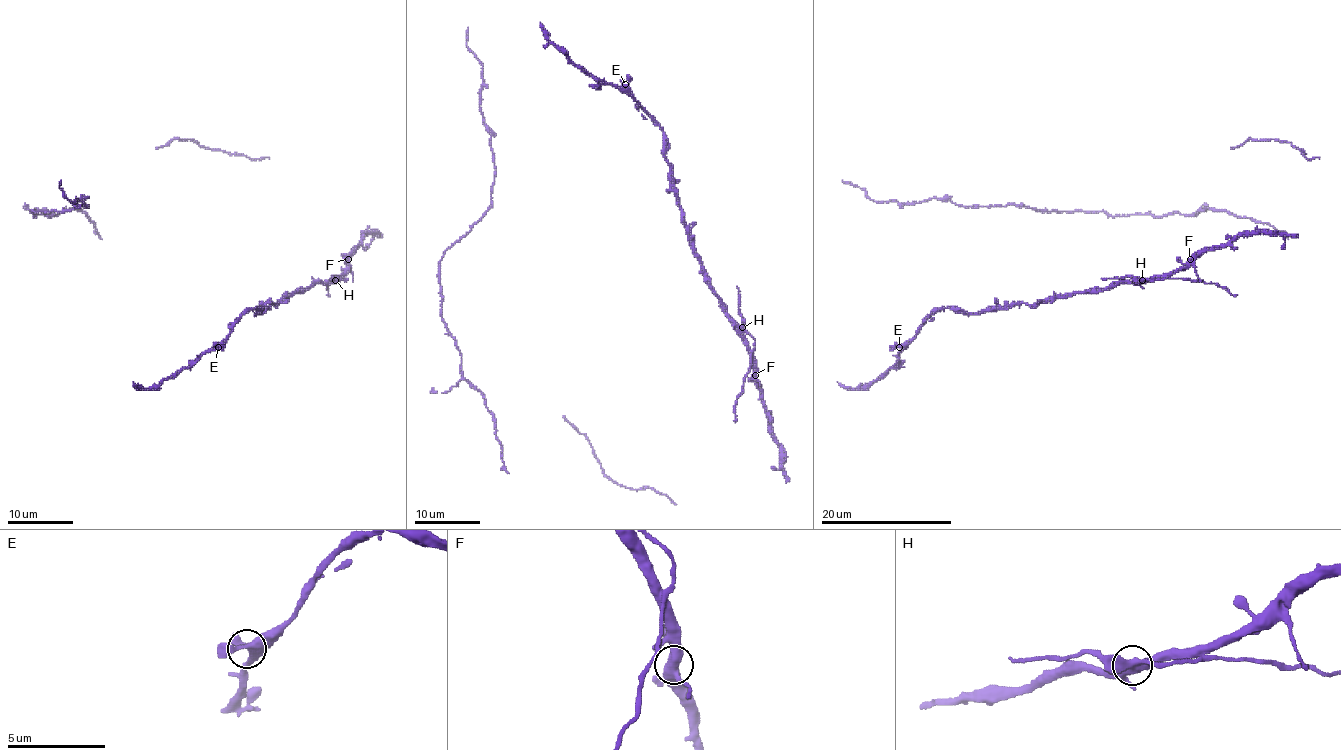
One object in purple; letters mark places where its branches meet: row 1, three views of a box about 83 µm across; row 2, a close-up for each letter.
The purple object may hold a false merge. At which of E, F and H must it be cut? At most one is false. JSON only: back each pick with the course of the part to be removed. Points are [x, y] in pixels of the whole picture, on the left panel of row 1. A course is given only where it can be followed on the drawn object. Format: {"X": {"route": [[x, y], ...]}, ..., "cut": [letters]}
{"H": {"route": [[335, 280], [348, 280], [330, 283], [328, 295]]}, "cut": ["H"]}

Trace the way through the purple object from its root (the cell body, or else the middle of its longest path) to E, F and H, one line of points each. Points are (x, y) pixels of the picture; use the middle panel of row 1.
E: (646, 112), (625, 84)
F: (646, 112), (663, 132), (669, 186), (704, 281), (743, 340), (755, 375)
H: (646, 112), (663, 132), (669, 186), (704, 281), (720, 306), (742, 327)

